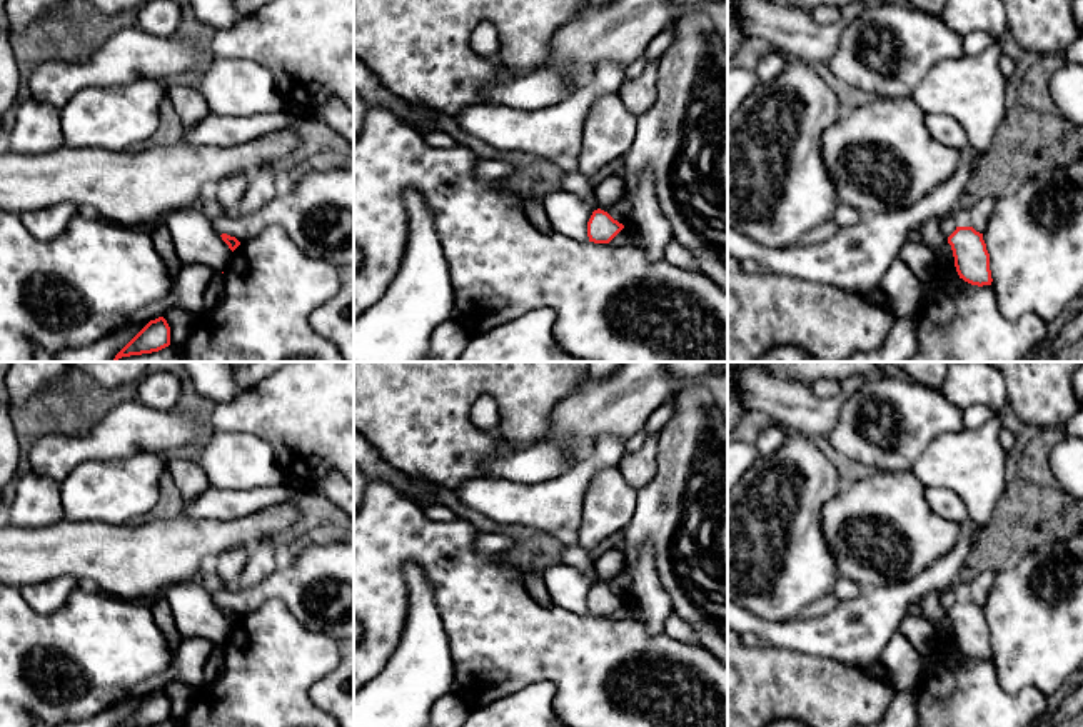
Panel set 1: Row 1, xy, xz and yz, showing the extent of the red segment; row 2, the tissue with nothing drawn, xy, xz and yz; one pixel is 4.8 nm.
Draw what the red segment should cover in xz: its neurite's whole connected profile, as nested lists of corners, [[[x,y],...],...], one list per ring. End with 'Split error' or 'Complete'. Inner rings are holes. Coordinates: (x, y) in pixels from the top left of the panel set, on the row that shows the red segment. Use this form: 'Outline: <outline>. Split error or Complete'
Outline: [[[597,208],[587,222],[587,237],[594,243],[609,243],[621,230],[622,223],[614,220],[607,212]]]. Complete

